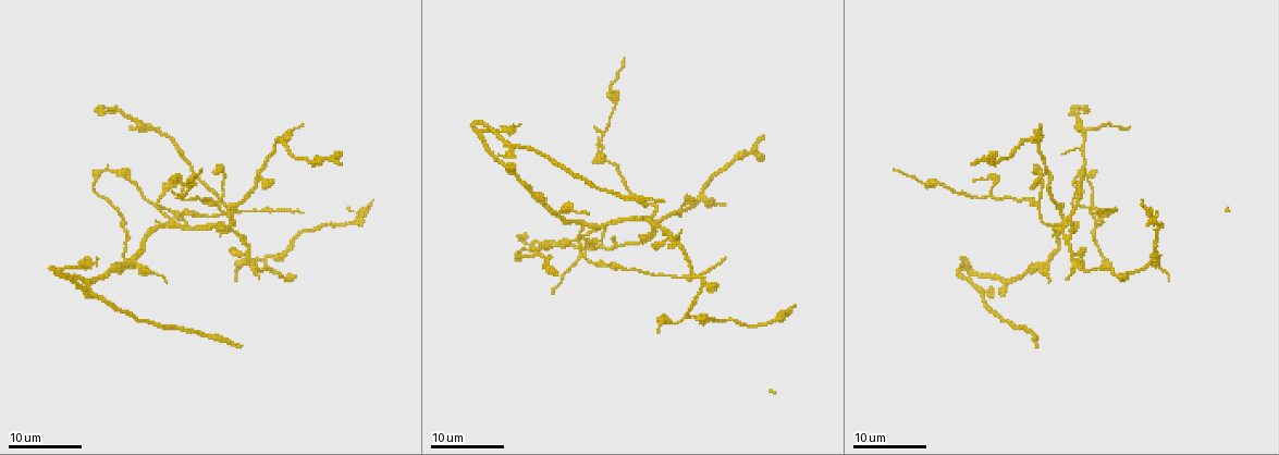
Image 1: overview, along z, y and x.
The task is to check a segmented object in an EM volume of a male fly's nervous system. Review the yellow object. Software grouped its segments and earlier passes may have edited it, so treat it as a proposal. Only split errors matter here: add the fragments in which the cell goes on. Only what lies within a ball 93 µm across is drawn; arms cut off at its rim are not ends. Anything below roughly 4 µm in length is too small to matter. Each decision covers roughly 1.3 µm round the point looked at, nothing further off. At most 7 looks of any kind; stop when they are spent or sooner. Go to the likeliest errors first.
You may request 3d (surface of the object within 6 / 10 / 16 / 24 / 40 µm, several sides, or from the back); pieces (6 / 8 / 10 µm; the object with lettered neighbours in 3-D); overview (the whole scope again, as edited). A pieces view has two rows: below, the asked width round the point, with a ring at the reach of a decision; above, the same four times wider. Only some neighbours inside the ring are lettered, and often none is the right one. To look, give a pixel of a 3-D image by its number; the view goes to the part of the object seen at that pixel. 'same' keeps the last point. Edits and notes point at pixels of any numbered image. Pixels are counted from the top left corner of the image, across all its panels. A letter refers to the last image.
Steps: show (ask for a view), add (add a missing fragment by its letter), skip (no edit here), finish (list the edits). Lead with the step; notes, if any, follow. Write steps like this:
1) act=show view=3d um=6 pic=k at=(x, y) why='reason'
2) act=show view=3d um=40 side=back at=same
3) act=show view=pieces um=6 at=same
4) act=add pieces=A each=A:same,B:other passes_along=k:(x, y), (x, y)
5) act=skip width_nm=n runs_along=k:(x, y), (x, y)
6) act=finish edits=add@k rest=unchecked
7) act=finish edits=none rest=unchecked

act=show view=3d um=24 pic=1 at=(552, 292) why='tapers out'

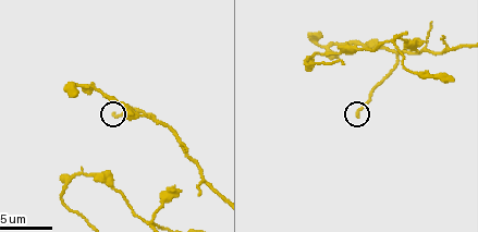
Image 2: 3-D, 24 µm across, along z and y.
act=show view=pieces um=6 pic=2 at=(113, 114) why='what lies round it'

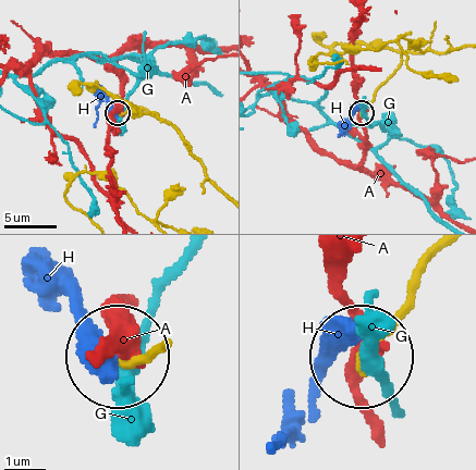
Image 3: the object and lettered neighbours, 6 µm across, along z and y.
act=skip each=A:other,G:other,H:other found='no lettered fragment goes on from it'

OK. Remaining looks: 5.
act=show view=3d um=6 pic=2 at=(75, 94) why='an open end'

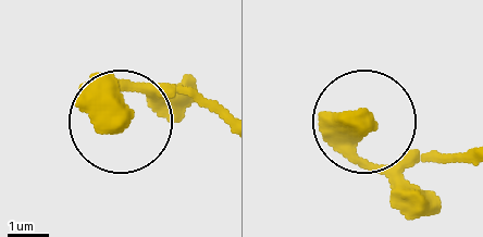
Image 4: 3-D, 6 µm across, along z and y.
act=show view=pieces um=10 pic=4 at=(118, 123)

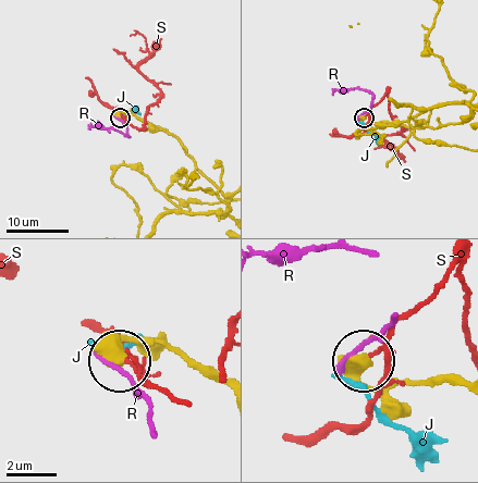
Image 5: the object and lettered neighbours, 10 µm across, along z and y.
act=skip width_nm=520 each=J:other,R:other,S:other found='no lettered fragment goes on from it'

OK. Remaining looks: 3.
act=show view=3d um=24 pic=1 at=(219, 166) why='free end'

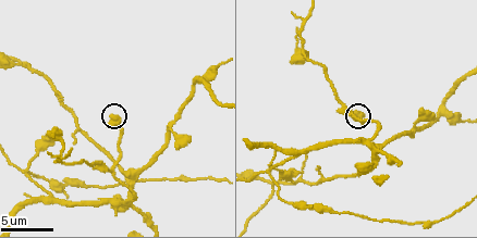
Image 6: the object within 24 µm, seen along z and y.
act=show view=pieces um=8 pic=6 at=(112, 117) why='what lies round it'

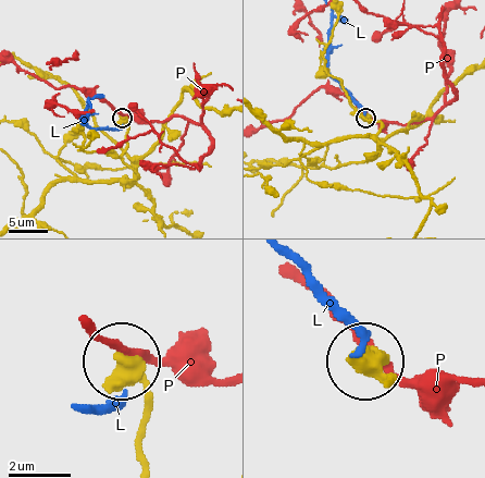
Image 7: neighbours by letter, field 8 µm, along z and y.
act=skip each=L:other,P:other runs_along=7:(146, 462), (138, 438), (146, 391), (125, 363) found='no lettered fragment goes on from it'

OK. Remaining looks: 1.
act=finish edits=none rest=unchecked

